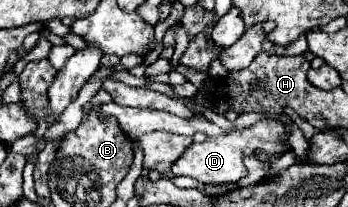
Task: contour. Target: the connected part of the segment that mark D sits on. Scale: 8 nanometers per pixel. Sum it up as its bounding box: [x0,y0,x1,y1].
[170,119,286,185]

